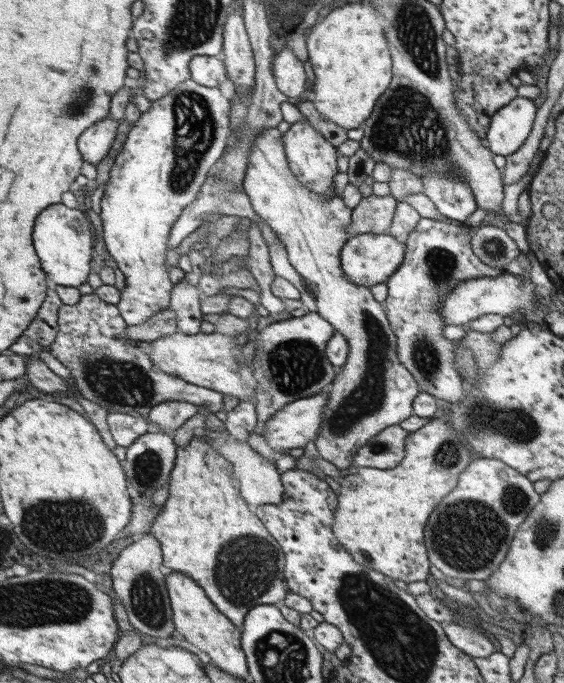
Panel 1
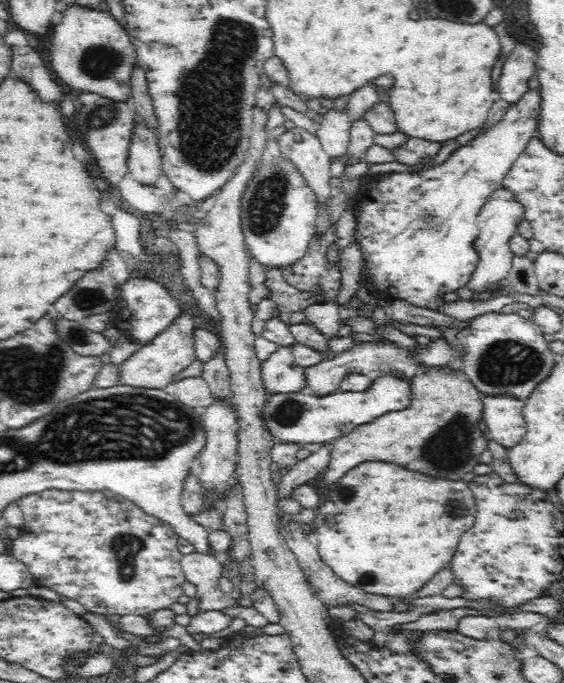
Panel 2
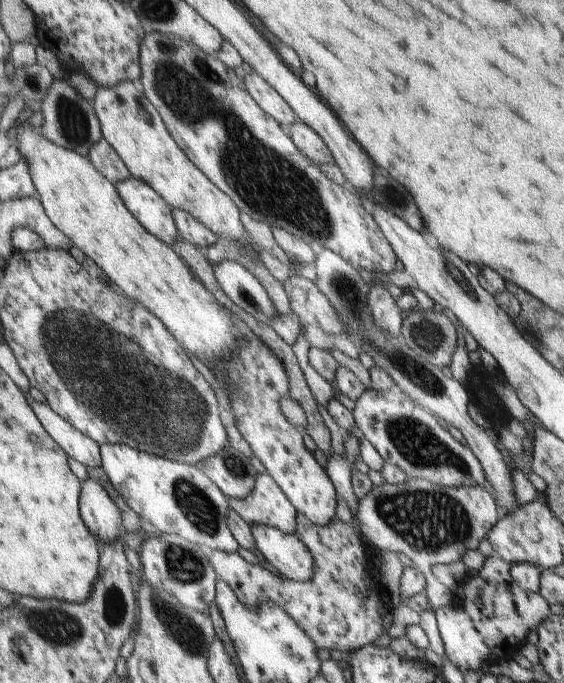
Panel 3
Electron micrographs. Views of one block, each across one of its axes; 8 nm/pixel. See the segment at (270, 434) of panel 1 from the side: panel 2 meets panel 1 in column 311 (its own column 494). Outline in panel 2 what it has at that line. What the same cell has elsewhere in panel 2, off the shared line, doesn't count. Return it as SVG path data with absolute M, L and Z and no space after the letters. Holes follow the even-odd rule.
M510 395L488 396L482 398L483 422L487 436L504 448L512 448L522 440L526 432L522 416L522 399Z

